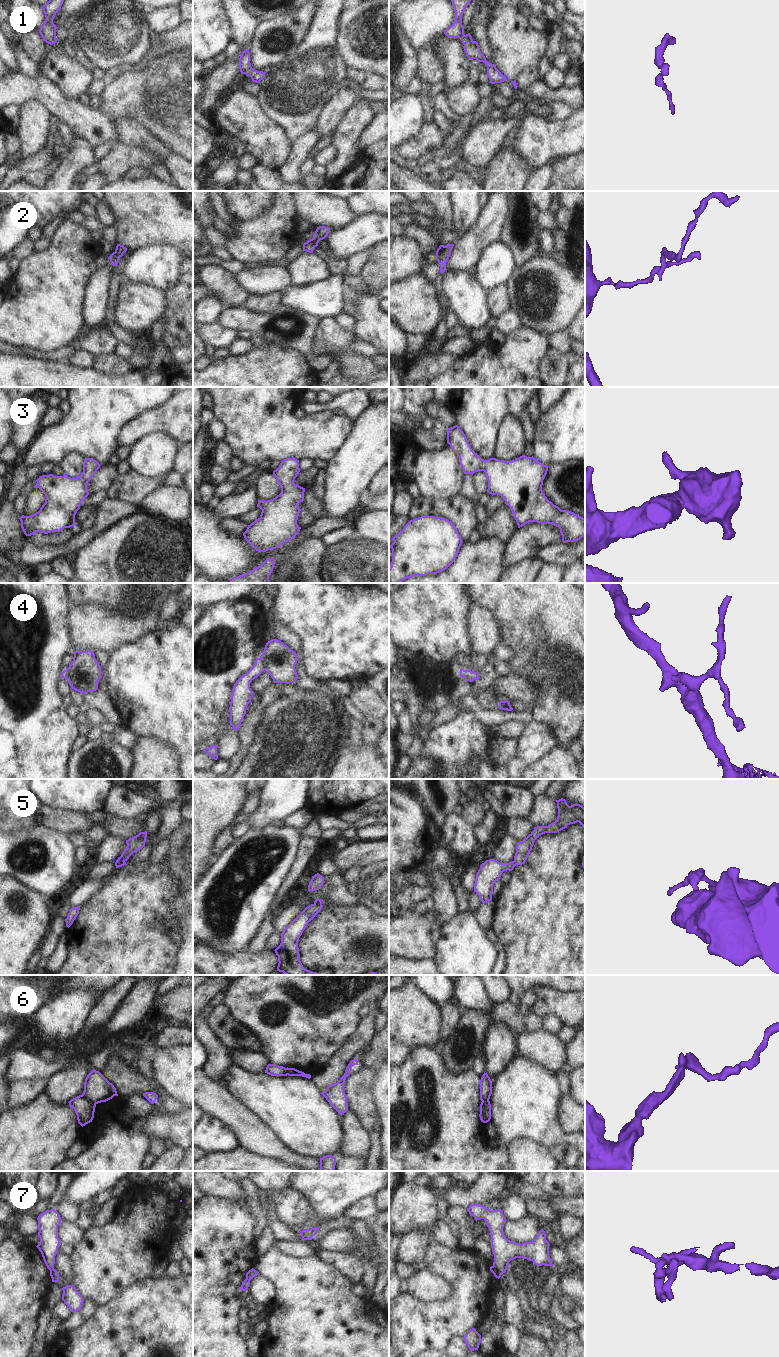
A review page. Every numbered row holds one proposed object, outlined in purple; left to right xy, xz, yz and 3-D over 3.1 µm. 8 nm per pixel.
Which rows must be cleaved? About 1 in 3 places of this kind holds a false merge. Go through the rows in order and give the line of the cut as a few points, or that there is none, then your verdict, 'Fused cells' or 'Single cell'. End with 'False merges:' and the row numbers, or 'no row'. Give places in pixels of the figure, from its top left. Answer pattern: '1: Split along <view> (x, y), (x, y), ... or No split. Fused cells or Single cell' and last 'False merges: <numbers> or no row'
1: No split. Single cell
2: Split along yz (447, 245), (442, 252), (436, 255). Fused cells
3: No split. Single cell
4: Split along xz (260, 658), (265, 669). Fused cells
5: Split along yz (513, 861), (516, 864). Fused cells
6: Split along xy (81, 1095), (95, 1105). Fused cells
7: Split along yz (493, 1264), (501, 1274). Fused cells
False merges: 2, 4, 5, 6, 7

